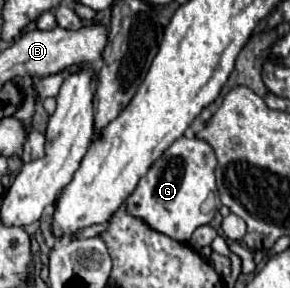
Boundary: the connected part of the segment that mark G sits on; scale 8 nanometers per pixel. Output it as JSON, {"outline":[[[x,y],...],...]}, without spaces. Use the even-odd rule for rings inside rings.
{"outline":[[[179,137],[163,155],[151,165],[147,175],[141,177],[135,191],[127,197],[127,209],[131,215],[141,217],[151,229],[169,235],[175,241],[187,243],[199,225],[213,219],[221,207],[217,185],[215,185],[215,151],[213,147],[195,137]]]}

